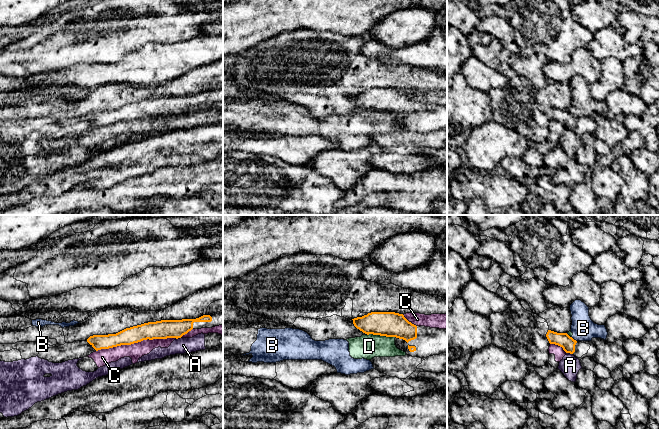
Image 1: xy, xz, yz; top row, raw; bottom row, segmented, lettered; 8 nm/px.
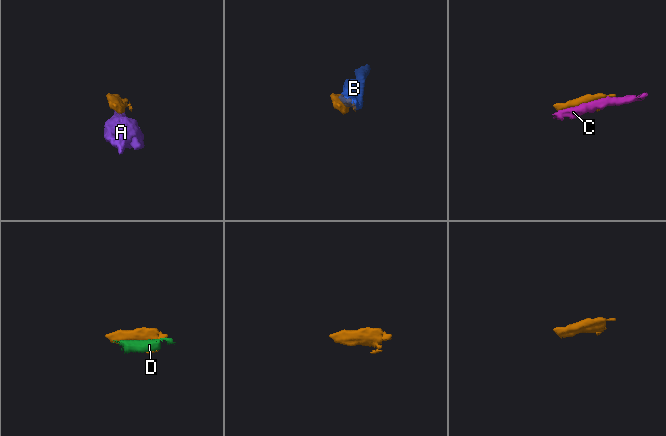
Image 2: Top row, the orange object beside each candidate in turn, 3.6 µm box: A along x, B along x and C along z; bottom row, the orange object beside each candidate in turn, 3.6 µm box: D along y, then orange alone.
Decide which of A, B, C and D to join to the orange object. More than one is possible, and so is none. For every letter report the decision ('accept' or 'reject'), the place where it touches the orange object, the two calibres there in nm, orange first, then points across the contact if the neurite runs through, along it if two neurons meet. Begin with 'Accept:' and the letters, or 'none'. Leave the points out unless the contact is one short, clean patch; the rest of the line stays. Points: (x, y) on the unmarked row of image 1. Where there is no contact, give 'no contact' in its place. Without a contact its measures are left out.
Accept: none
A: reject; meets orange in yz at (569, 128); 120 nm thick on the orange side, 160 nm on the other
B: reject; meets orange in yz at (573, 115); 120 nm thick on the orange side, 190 nm on the other; border along yz (571, 113), (576, 117)
C: reject; meets orange in xy at (144, 115); 150 nm thick on the orange side, 130 nm on the other
D: reject; meets orange in xz at (382, 111); 200 nm thick on the orange side, 190 nm on the other

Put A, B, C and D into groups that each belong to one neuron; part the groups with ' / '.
A / B D / C

